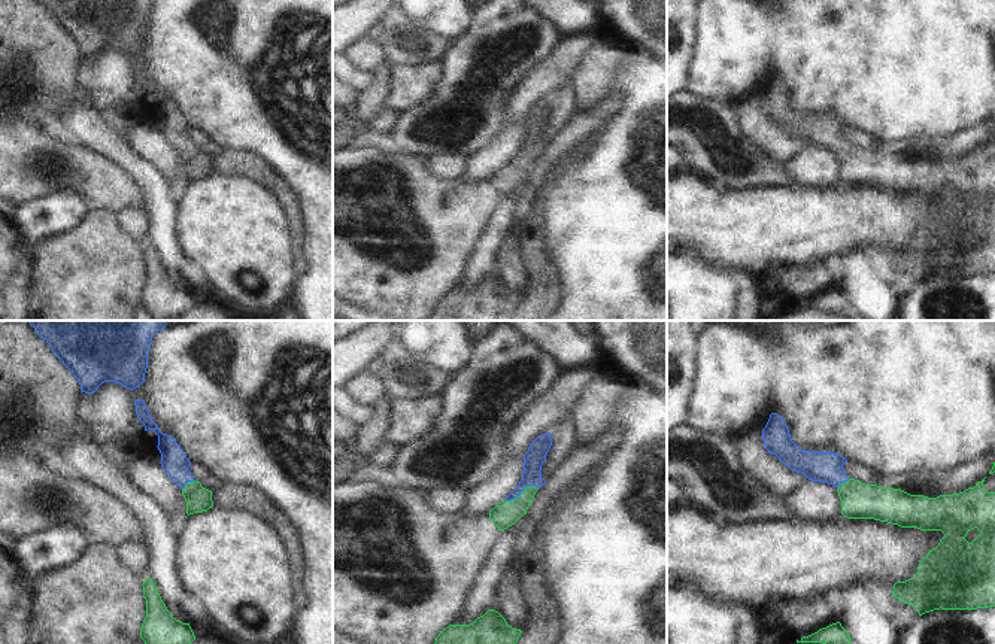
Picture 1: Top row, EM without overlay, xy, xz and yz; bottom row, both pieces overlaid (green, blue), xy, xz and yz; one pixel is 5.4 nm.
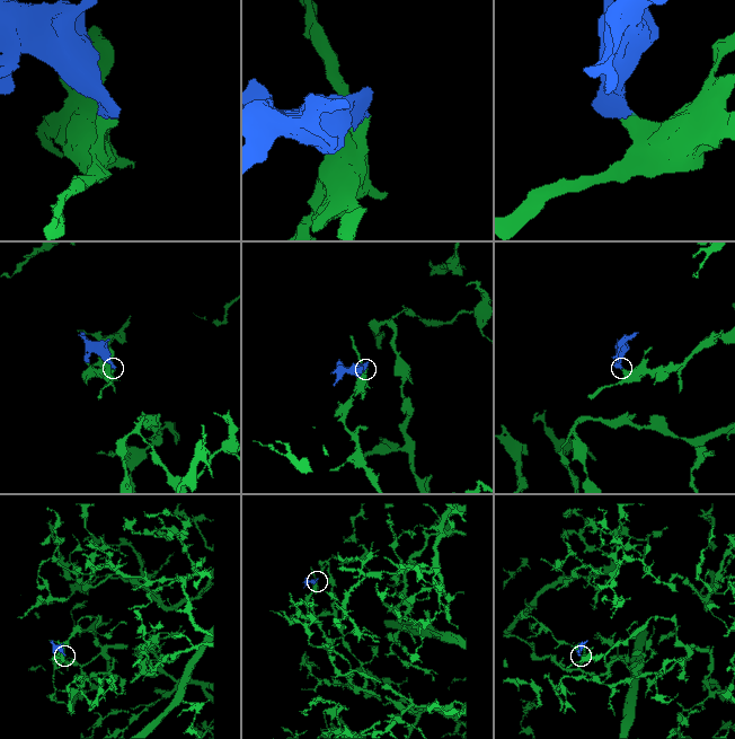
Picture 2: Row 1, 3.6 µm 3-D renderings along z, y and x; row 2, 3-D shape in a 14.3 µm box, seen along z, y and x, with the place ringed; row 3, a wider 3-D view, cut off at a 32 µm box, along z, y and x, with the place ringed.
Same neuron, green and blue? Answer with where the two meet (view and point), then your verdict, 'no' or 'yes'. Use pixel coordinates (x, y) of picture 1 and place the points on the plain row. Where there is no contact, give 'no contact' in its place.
meets green in xz at (521, 158); yes

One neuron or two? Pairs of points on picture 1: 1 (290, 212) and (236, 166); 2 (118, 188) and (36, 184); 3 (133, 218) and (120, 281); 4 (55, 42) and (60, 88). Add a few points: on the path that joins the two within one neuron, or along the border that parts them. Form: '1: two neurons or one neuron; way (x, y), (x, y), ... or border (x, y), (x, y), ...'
1: one neuron; way (284, 196), (252, 167)
2: one neuron; way (90, 175), (55, 149), (39, 149), (32, 155)
3: two neurons; border (114, 215), (118, 227), (135, 243)
4: one neuron; way (55, 54), (55, 76)

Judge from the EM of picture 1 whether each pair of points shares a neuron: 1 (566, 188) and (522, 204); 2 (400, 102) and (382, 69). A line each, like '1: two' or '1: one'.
1: two
2: two

